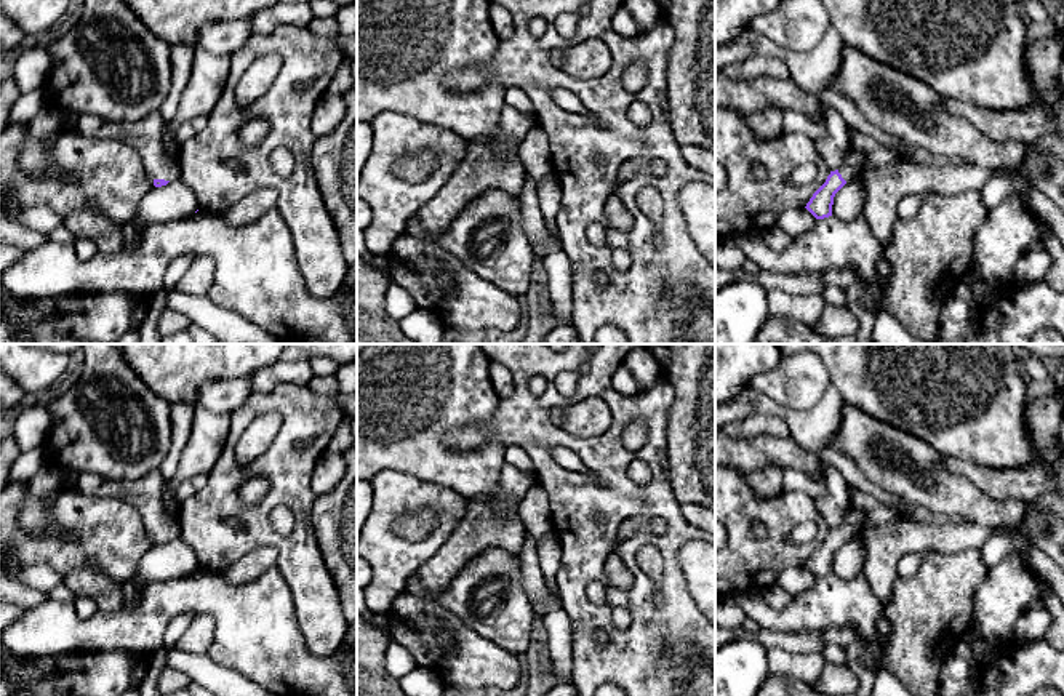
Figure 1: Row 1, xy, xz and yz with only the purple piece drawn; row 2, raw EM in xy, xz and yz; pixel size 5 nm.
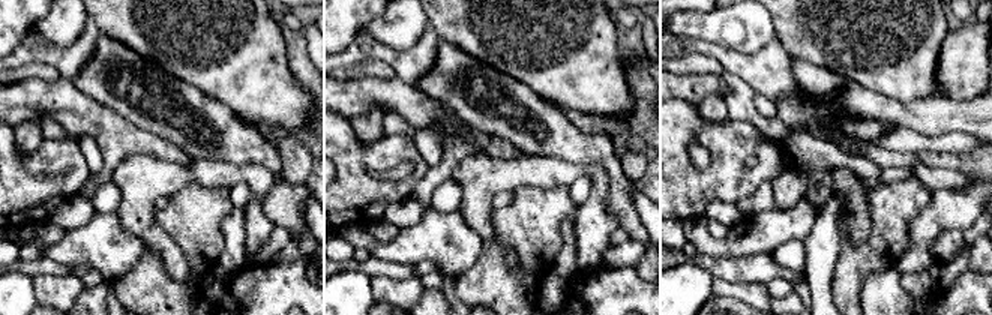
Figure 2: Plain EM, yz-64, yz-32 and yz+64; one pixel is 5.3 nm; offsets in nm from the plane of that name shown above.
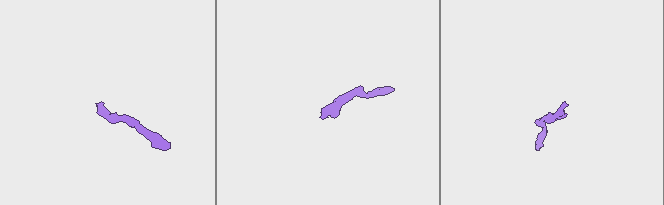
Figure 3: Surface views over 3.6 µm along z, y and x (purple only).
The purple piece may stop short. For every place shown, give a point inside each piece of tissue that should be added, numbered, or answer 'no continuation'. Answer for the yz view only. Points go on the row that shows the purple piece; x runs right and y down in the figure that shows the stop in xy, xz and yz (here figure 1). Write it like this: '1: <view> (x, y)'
1: yz (852, 164)

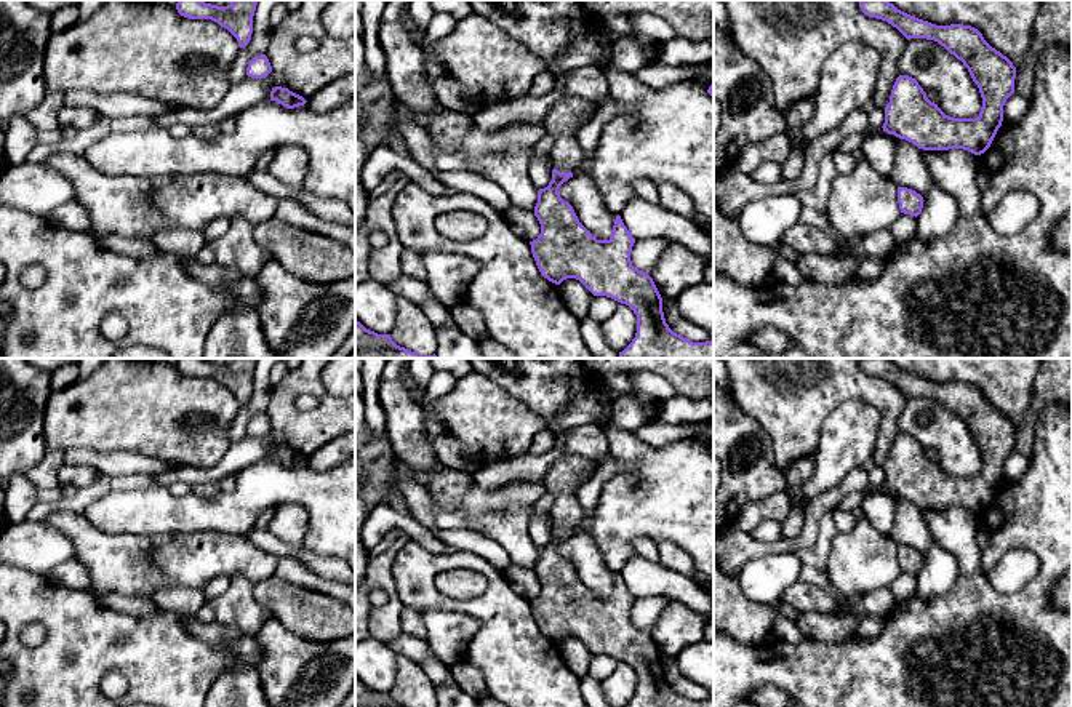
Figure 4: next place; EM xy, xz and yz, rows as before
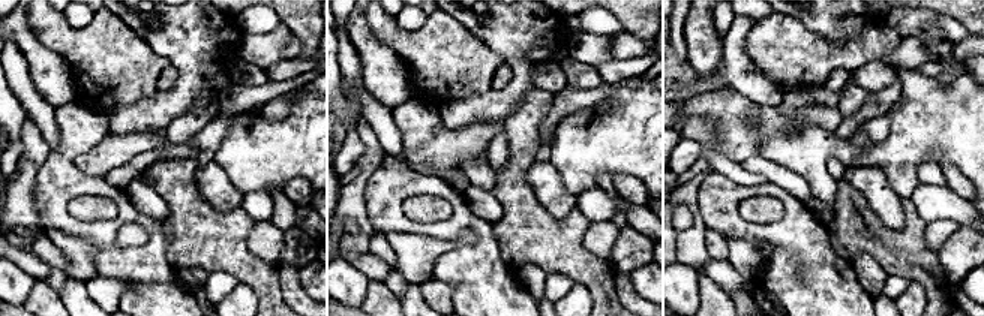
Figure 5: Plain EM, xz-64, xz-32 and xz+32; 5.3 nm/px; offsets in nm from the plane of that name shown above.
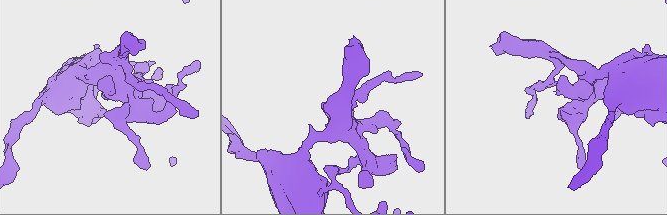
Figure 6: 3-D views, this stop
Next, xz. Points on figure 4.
1: xz (565, 119)

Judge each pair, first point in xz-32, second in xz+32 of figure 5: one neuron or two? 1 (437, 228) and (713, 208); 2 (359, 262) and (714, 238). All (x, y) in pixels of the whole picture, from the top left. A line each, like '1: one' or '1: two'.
1: one
2: two

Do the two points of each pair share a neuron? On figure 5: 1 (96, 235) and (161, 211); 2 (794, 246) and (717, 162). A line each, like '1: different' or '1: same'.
1: different
2: different

